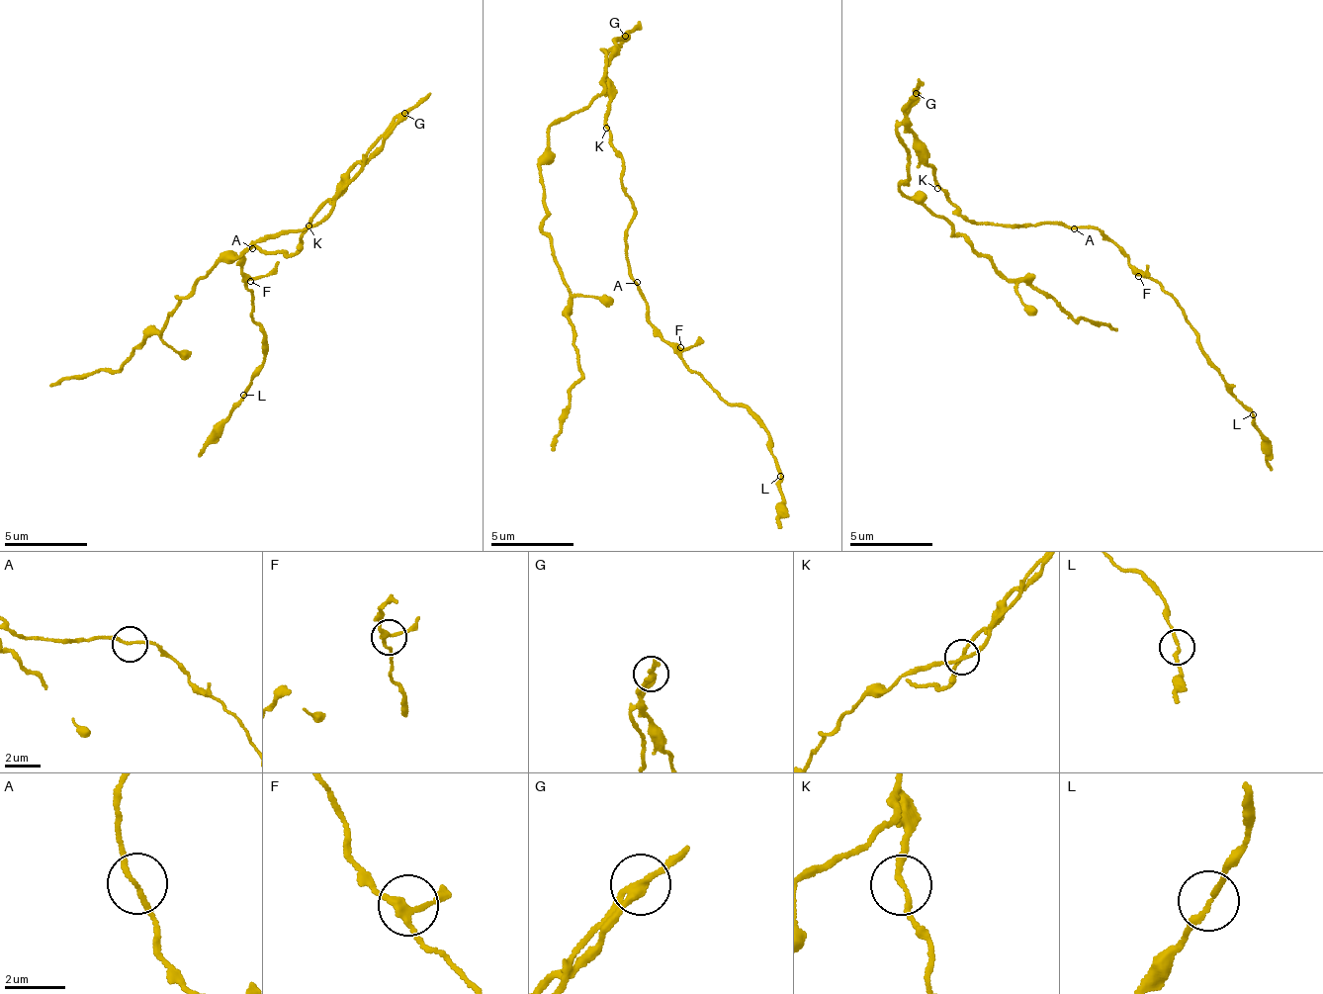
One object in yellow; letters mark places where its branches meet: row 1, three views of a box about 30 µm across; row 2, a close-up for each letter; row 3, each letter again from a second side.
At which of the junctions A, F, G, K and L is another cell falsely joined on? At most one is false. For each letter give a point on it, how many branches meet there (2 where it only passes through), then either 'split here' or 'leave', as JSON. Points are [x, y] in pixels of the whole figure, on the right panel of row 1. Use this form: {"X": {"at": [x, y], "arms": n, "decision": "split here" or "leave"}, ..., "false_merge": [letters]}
{"A": {"at": [1074, 228], "arms": 2, "decision": "leave"}, "F": {"at": [1138, 276], "arms": 3, "decision": "leave"}, "G": {"at": [916, 93], "arms": 2, "decision": "split here"}, "K": {"at": [937, 188], "arms": 2, "decision": "leave"}, "L": {"at": [1253, 414], "arms": 2, "decision": "leave"}, "false_merge": ["G"]}

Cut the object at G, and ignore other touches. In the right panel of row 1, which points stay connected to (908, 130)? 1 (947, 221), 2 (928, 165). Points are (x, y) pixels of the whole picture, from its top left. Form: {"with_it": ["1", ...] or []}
{"with_it": ["2"]}

